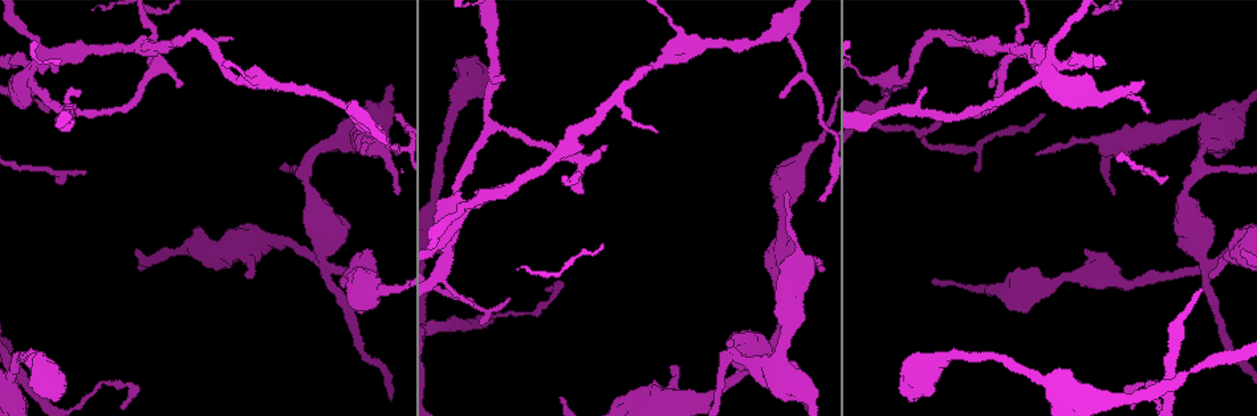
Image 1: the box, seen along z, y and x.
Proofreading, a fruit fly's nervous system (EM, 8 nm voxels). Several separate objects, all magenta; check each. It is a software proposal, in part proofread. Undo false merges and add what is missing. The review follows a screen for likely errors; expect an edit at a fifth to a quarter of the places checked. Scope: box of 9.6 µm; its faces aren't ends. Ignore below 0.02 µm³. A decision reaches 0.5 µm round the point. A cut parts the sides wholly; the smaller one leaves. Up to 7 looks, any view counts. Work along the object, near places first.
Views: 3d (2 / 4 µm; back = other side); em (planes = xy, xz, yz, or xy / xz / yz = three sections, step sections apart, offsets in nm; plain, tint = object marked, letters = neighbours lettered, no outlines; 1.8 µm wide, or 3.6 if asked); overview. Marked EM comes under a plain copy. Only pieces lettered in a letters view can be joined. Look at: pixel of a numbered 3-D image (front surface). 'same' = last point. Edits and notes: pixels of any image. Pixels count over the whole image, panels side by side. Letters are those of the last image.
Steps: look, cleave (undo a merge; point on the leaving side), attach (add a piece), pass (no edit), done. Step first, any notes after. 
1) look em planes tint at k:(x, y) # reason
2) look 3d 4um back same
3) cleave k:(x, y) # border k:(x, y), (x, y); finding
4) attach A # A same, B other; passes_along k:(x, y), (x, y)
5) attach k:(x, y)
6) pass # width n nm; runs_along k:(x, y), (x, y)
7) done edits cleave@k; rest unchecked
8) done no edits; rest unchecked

look em planes letters at 1:(925, 96) # branch stops here

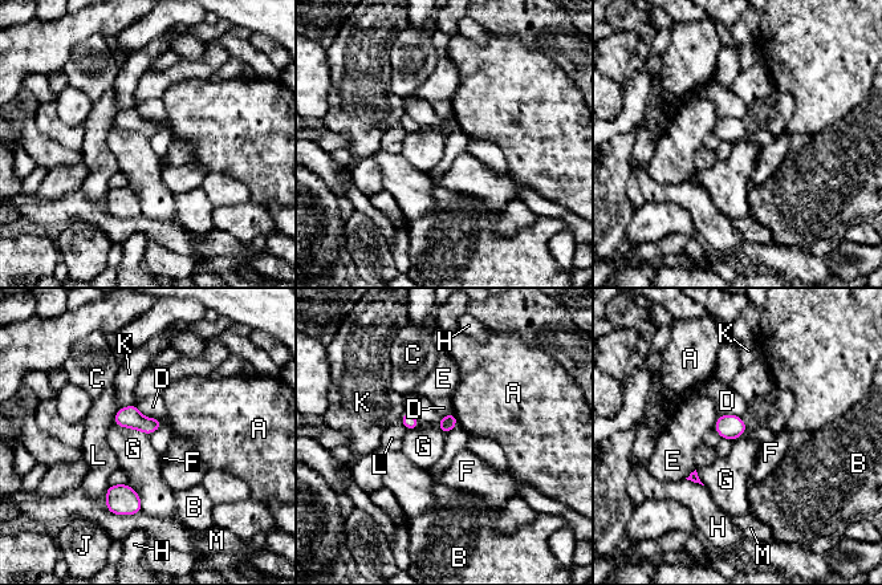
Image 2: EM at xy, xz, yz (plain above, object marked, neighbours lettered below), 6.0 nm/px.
pass # longest_contact G 240 nm; A other, B other, C other, D other, E other, F other, G other, H other, J other, K other, L other, M other; border 2:(113, 421), (147, 435); no lettered piece goes on from it

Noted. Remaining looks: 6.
look em 3.6um planes letters at 1:(54, 398) # stops while still wide

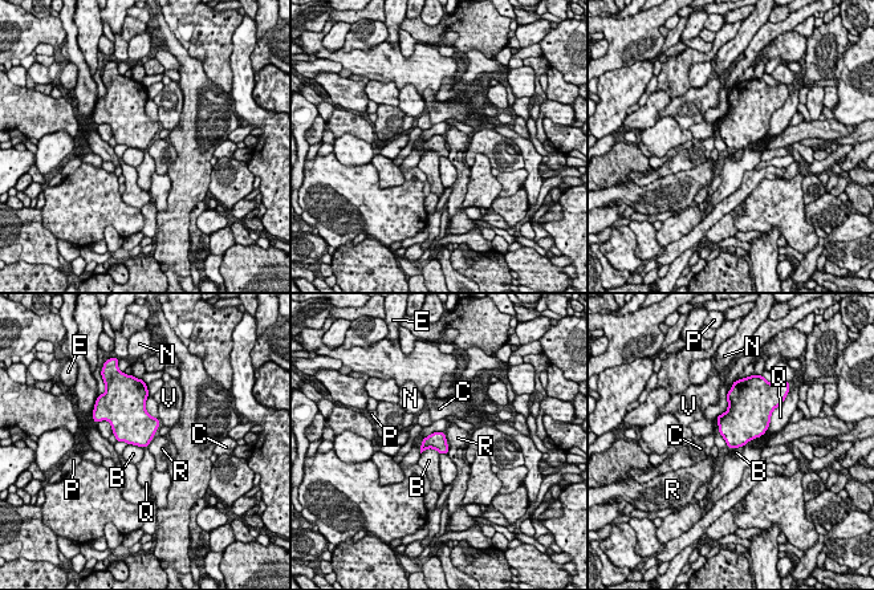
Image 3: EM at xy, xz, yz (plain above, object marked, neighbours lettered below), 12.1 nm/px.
pass # B other, C other, E other, N other, P other, Q other, R other, V other; border 3:(759, 436), (742, 446), (730, 448); none of them fits

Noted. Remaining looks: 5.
look em planes tint at 1:(744, 373) # sharp bend

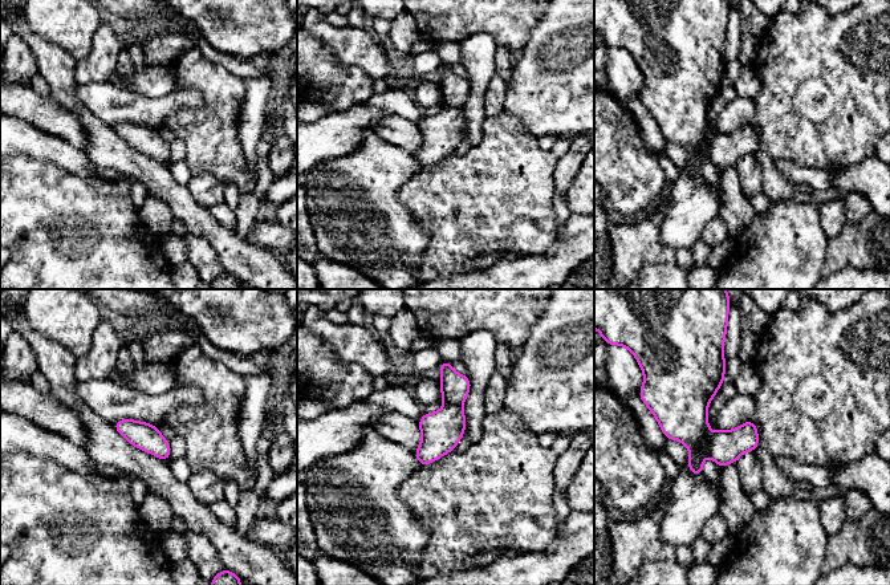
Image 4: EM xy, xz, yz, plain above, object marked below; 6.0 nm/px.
look em planes letters same

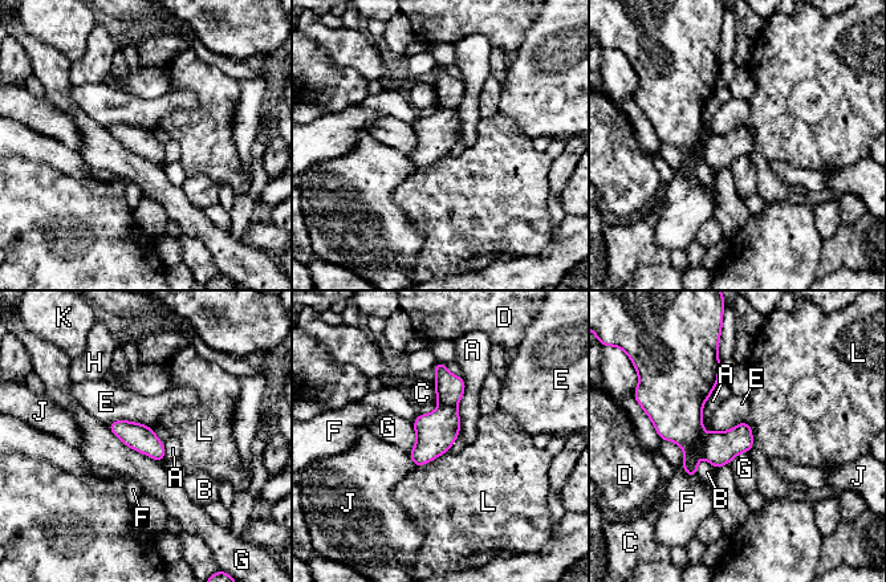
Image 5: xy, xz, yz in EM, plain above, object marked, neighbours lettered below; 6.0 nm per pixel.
cleave 5:(677, 415) # A other, B other, C other, D other, E other, F other, G other, H other, J other, K other, L other; border 5:(704, 438), (700, 446), (700, 455); two neurons meet here

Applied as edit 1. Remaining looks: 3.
done edits cleave@5; rest unchecked

